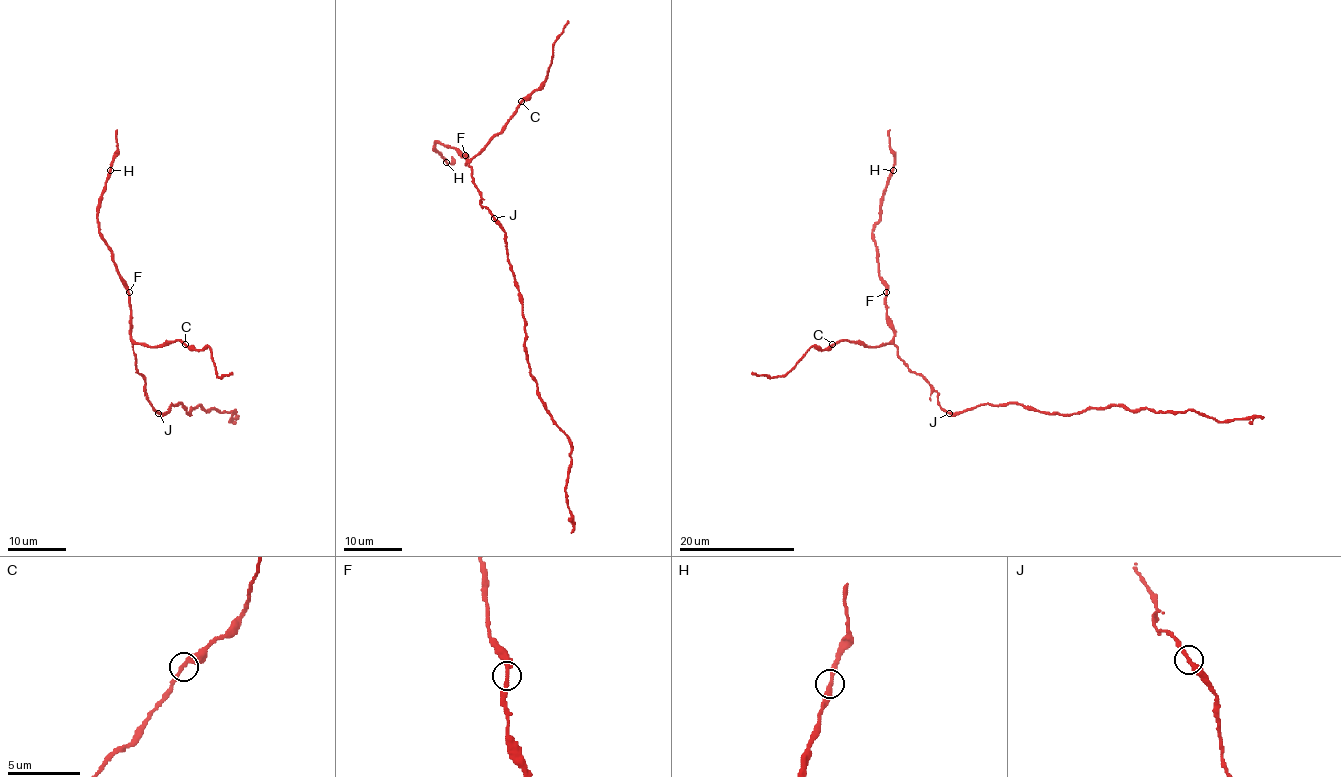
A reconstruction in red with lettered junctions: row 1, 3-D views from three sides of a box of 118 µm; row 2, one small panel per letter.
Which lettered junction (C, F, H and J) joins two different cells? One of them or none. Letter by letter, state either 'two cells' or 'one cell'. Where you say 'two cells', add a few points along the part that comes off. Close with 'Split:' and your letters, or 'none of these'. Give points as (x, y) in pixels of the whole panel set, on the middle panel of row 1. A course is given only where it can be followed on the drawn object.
C: one cell
F: one cell
H: one cell
J: one cell
Split: none of these

